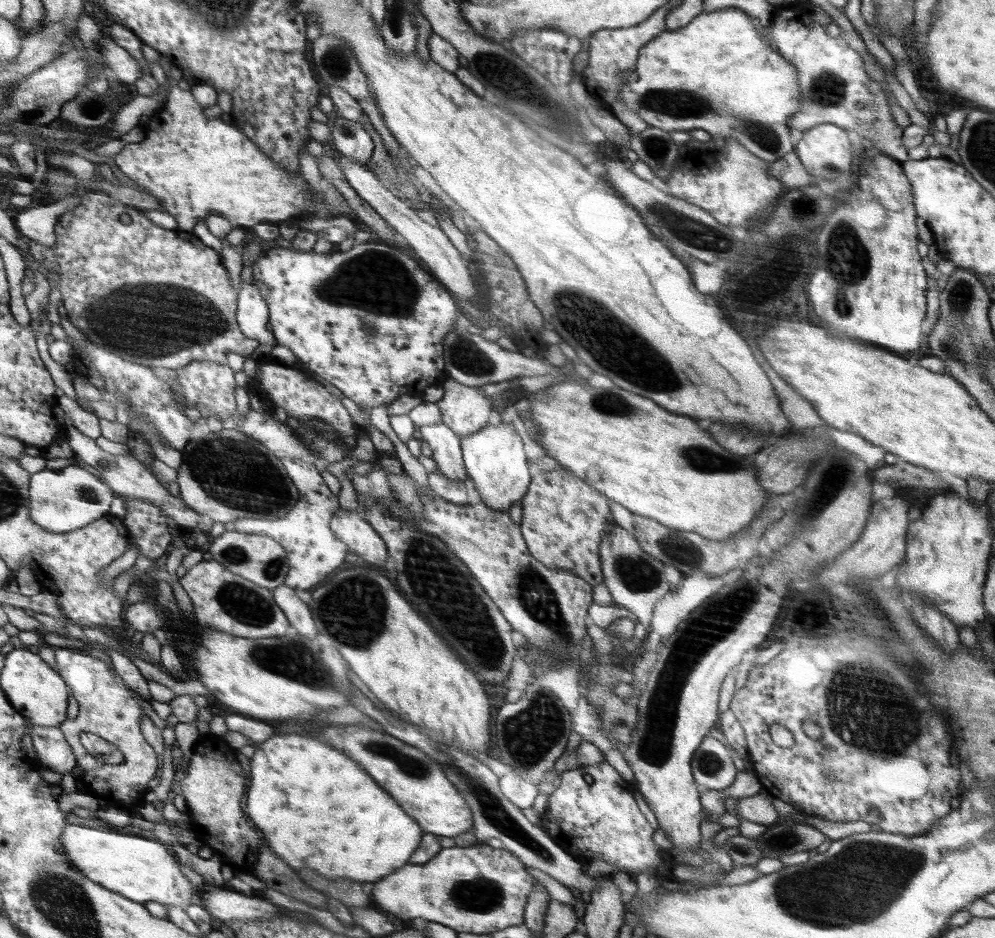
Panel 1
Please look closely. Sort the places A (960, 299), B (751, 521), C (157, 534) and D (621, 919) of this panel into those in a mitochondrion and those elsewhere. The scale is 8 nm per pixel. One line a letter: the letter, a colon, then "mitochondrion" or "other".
A: mitochondrion
B: other
C: other
D: other

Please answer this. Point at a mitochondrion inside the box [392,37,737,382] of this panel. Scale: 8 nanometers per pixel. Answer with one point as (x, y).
(520, 88)

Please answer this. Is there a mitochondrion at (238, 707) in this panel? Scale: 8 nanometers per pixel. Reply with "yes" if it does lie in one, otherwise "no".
no

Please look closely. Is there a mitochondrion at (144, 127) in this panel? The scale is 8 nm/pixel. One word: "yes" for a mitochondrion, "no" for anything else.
no

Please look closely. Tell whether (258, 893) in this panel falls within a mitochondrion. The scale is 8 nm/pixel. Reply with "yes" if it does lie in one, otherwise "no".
no

